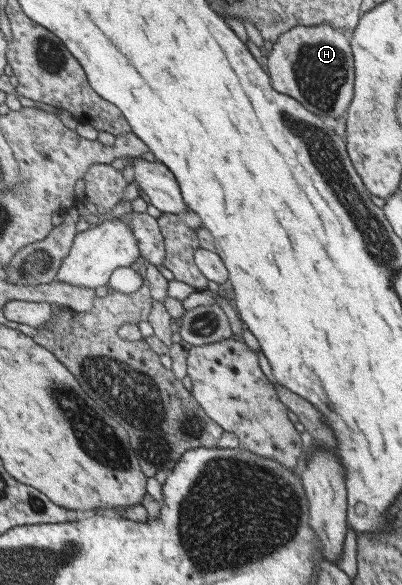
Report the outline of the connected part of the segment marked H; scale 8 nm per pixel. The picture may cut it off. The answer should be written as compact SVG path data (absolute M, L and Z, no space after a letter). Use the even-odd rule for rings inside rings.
M330 23L295 25L283 32L271 50L264 52L265 62L277 92L293 97L303 108L319 117L343 115L353 100L356 68L349 46L350 32L333 28Z

